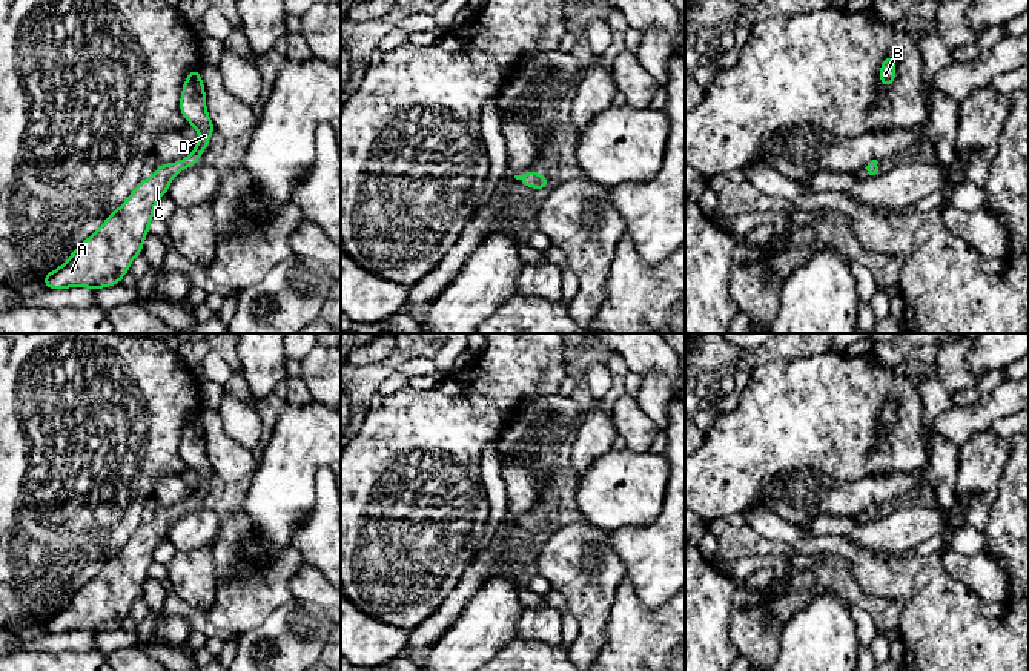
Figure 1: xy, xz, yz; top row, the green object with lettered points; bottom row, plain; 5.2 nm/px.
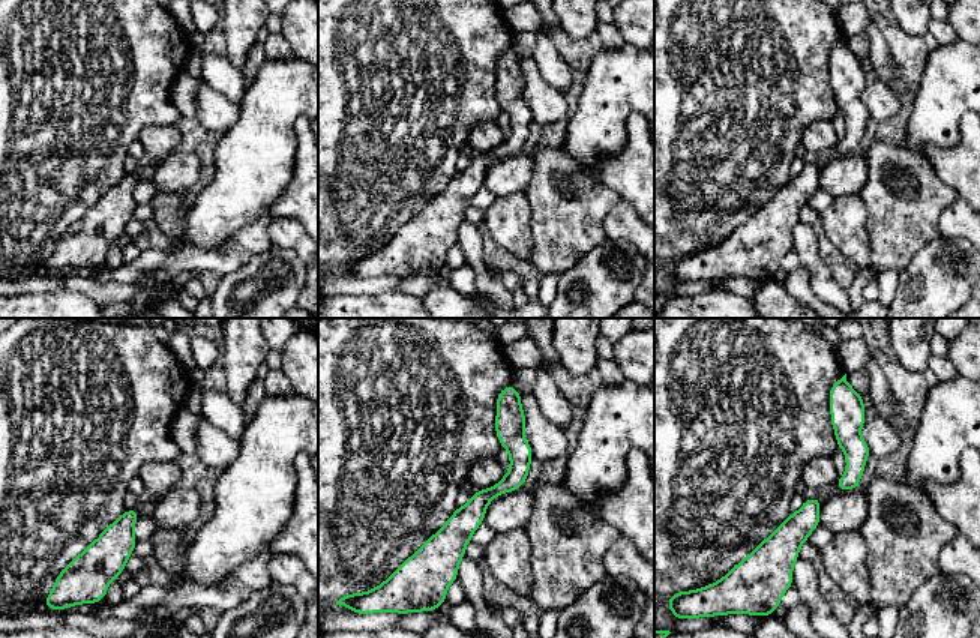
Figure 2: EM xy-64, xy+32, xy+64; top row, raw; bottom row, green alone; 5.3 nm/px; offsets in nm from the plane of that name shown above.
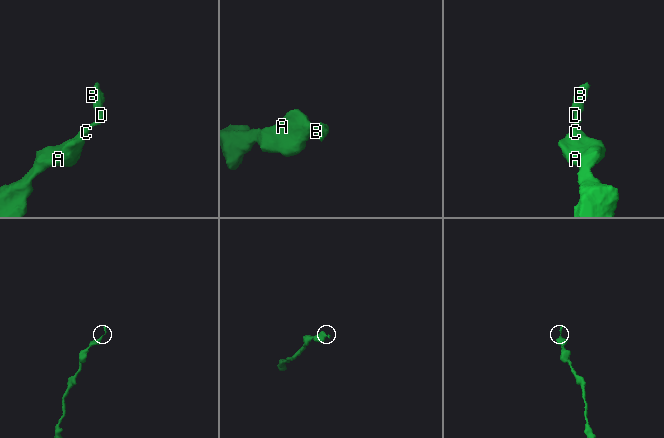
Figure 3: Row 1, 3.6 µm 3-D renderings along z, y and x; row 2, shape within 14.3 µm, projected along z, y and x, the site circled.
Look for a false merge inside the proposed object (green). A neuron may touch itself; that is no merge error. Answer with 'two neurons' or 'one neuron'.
one neuron

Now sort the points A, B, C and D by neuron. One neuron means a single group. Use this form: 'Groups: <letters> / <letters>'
Groups: A B C D

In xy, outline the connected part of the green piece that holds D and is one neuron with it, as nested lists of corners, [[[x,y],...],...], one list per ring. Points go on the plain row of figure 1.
[[[198,412],[186,421],[180,456],[200,476],[200,484],[192,497],[178,507],[160,508],[151,522],[141,524],[127,544],[72,596],[68,605],[41,620],[45,630],[51,634],[66,631],[97,634],[121,626],[132,603],[143,596],[143,585],[149,577],[157,545],[167,537],[175,519],[183,513],[197,510],[215,476],[206,454],[204,428]]]

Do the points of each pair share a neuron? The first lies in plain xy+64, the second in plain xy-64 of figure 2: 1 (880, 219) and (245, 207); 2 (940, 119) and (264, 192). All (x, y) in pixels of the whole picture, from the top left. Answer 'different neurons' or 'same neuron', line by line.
1: different neurons
2: same neuron

